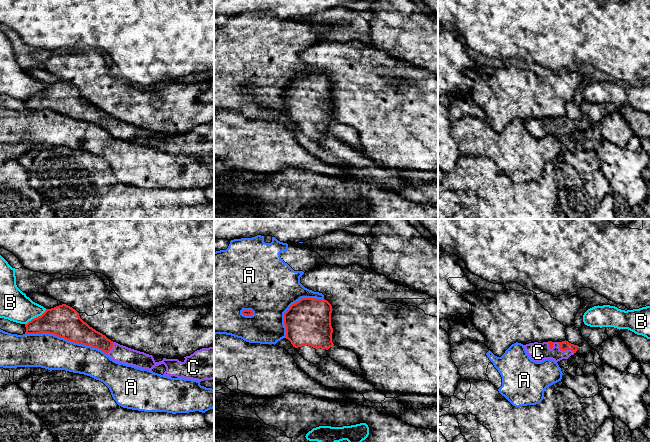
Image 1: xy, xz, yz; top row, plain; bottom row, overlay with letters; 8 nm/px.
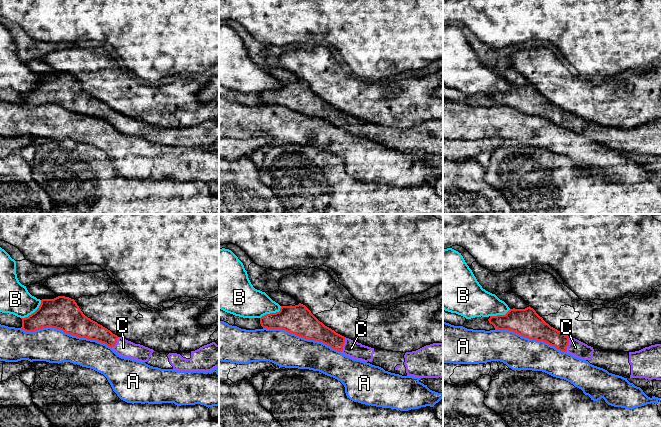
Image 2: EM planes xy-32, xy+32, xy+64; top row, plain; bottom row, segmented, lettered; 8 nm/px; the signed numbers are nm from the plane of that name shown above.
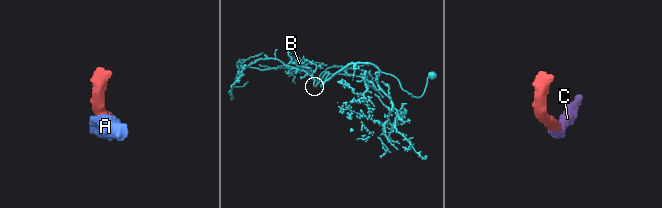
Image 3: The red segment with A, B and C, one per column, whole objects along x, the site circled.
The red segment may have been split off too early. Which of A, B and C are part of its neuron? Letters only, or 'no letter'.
C

